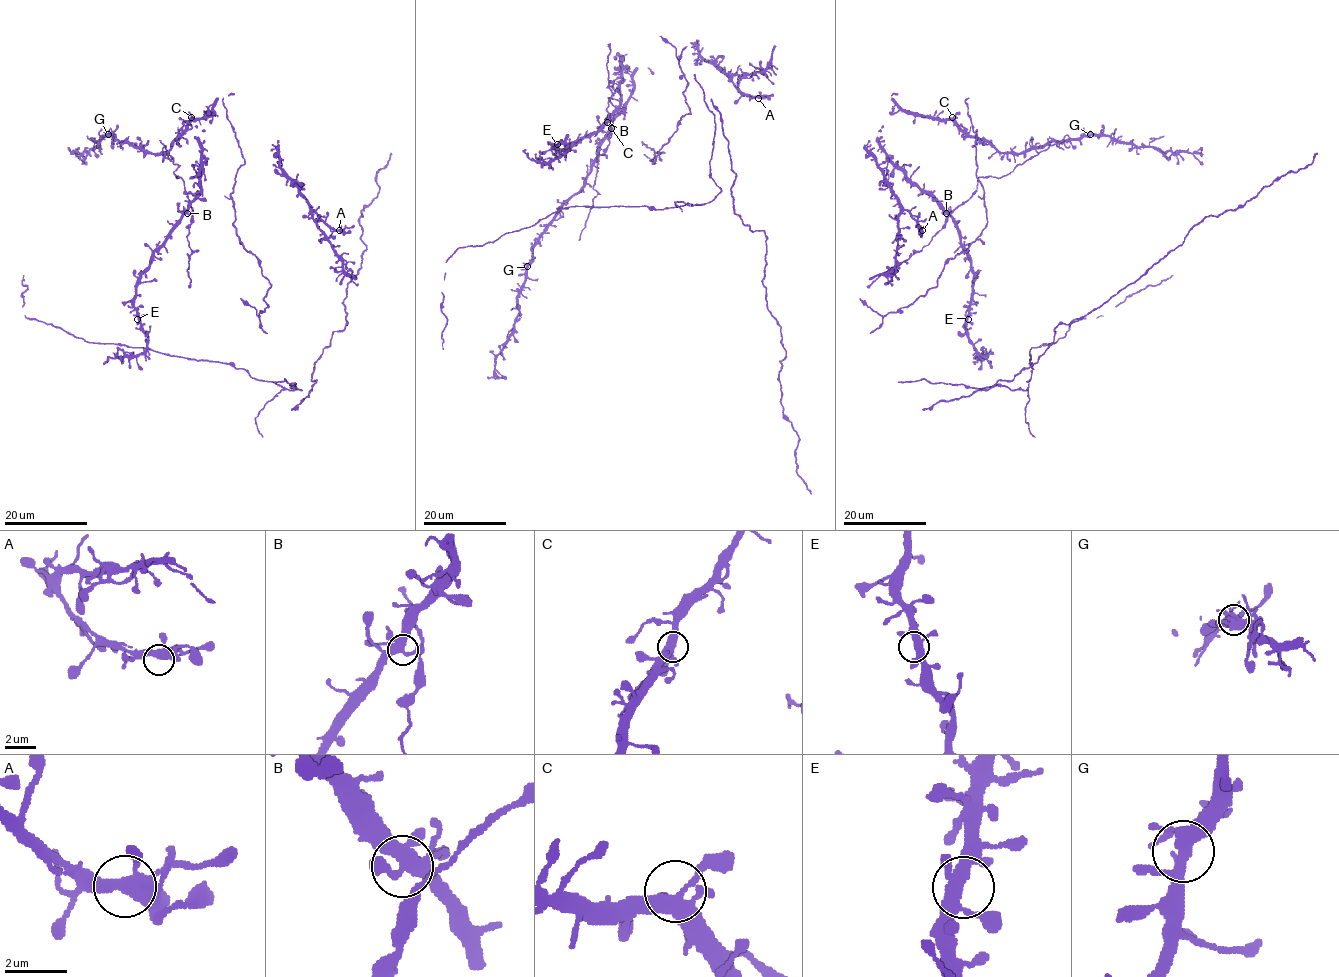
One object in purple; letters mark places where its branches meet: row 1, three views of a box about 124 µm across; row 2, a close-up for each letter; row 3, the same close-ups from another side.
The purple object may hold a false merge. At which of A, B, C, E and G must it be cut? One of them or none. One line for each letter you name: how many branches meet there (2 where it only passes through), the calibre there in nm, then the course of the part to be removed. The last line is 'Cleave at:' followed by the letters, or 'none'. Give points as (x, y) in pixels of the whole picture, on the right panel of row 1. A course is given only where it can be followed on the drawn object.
Cleave at: none

